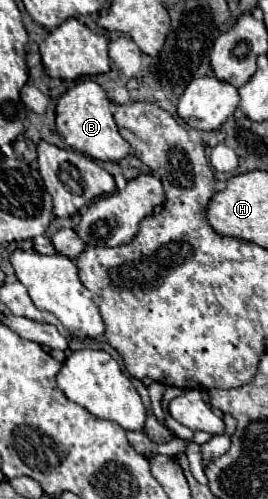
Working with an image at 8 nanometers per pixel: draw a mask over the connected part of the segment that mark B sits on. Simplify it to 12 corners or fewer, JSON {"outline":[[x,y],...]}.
{"outline":[[90,78],[57,99],[57,131],[69,147],[121,161],[105,91]]}

